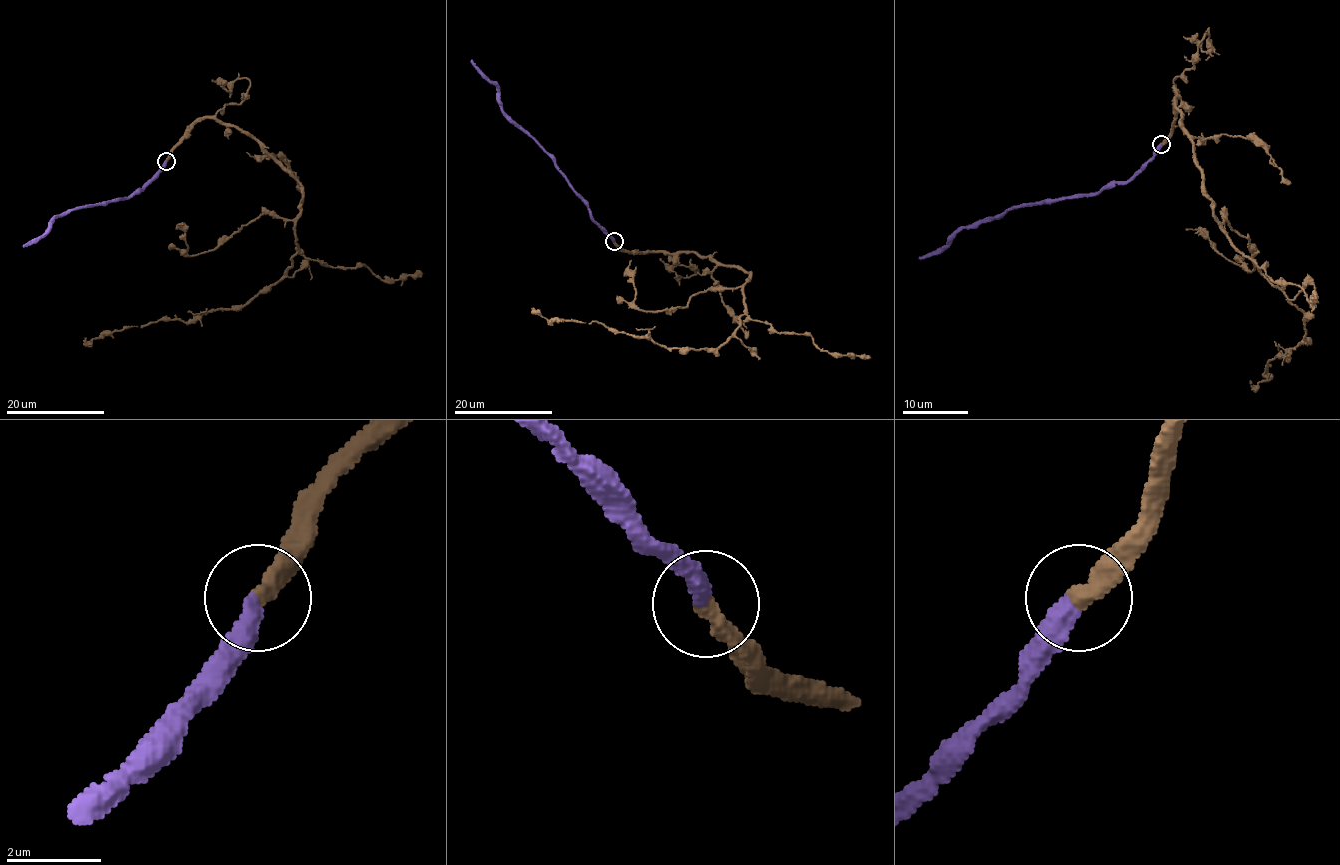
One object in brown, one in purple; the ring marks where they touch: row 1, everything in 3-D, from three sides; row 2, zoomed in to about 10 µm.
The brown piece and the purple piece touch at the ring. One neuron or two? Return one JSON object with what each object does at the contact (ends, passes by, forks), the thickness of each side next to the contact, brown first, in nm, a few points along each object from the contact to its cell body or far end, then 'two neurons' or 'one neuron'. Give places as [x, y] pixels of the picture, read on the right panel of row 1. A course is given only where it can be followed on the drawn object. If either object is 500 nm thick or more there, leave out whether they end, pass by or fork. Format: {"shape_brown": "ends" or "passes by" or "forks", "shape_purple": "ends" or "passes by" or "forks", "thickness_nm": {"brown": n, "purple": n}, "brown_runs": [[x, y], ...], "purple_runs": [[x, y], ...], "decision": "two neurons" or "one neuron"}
{"shape_brown": "ends", "shape_purple": "ends", "thickness_nm": {"brown": 400, "purple": 400}, "brown_runs": [[1161, 144], [1175, 87], [1212, 216], [1303, 313], [1305, 341], [1267, 364], [1266, 378], [1249, 380]], "purple_runs": [[1161, 144], [1125, 182], [1110, 183], [1094, 193], [1018, 205], [972, 224], [936, 254], [918, 259]], "decision": "one neuron"}

